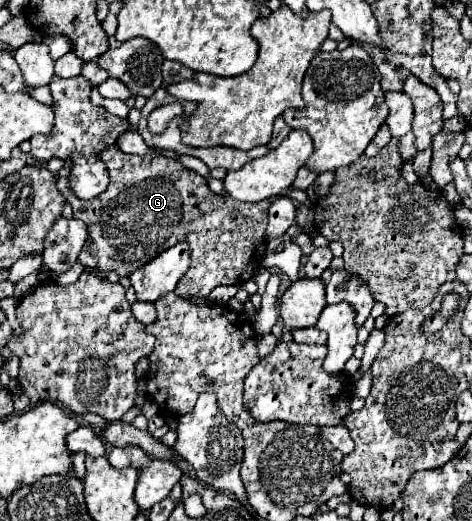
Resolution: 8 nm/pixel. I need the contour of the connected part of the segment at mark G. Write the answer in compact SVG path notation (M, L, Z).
M109 145L99 153L99 159L107 165L111 183L103 195L91 201L79 201L71 195L67 187L67 175L69 167L63 167L57 173L57 185L63 197L73 207L73 217L83 219L89 227L89 239L83 245L79 253L79 263L87 269L99 267L105 271L117 271L119 277L129 275L131 271L145 265L149 259L157 257L157 253L163 253L165 249L173 247L179 241L189 243L191 249L191 265L181 279L181 289L175 289L181 299L195 301L195 299L207 299L209 293L217 285L241 285L247 281L253 271L263 261L265 255L265 227L267 227L267 213L269 213L269 199L259 203L239 203L233 197L227 195L215 195L209 187L205 177L199 173L185 169L179 161L167 159L167 157L139 157L139 155L127 155L119 151L119 147Z

